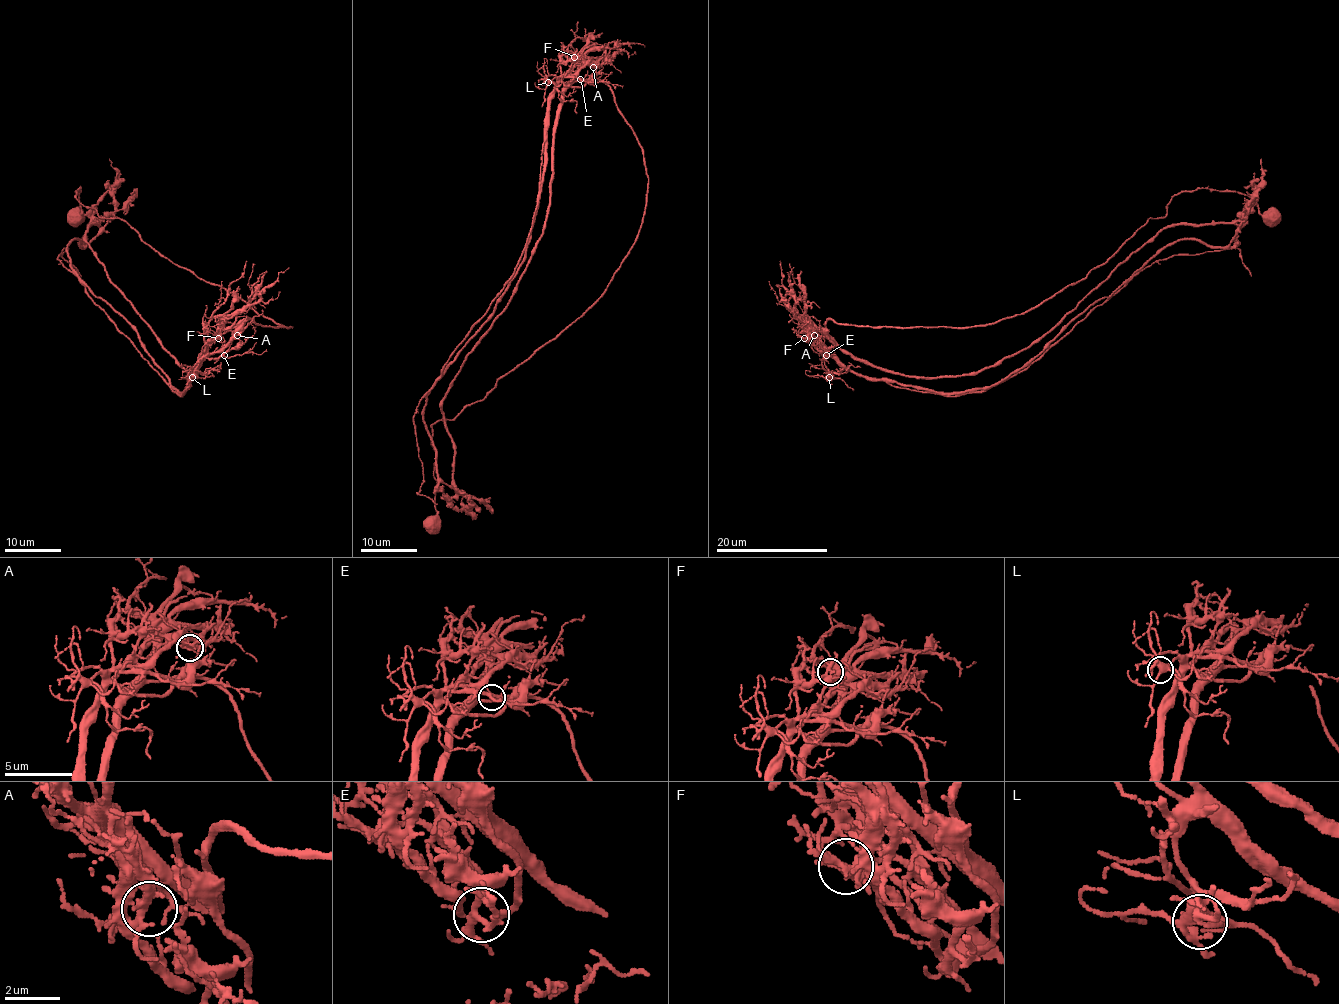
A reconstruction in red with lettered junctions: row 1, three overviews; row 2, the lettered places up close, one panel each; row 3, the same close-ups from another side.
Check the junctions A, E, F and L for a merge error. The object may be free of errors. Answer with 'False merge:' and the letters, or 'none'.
False merge: F

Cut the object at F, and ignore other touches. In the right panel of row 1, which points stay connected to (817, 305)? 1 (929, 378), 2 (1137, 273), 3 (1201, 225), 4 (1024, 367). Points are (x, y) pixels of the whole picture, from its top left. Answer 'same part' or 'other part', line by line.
1: same part
2: other part
3: same part
4: other part

